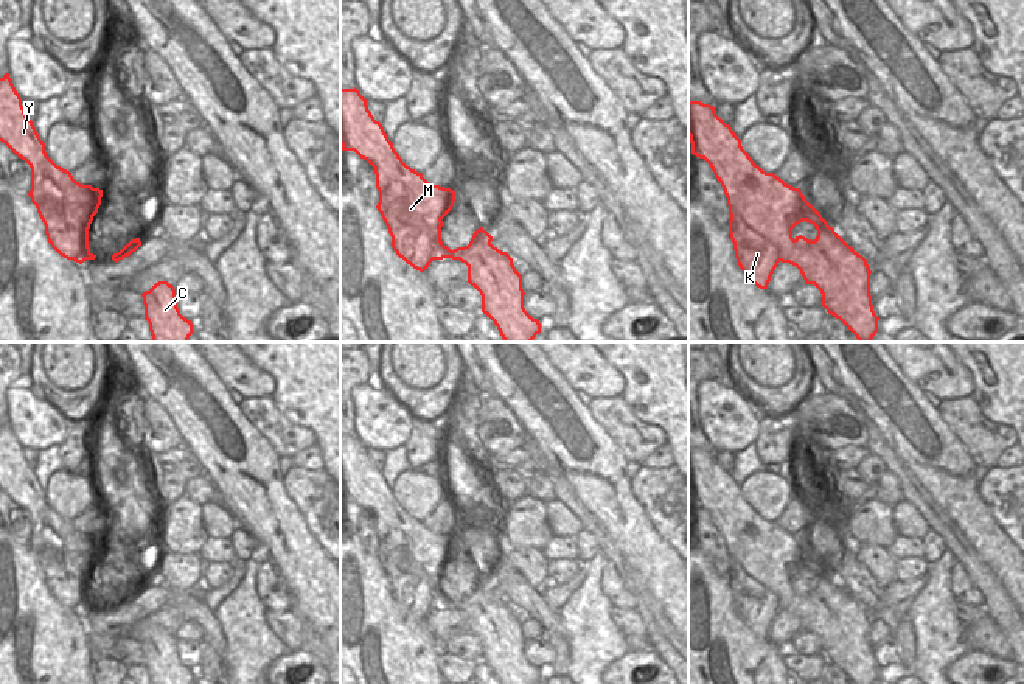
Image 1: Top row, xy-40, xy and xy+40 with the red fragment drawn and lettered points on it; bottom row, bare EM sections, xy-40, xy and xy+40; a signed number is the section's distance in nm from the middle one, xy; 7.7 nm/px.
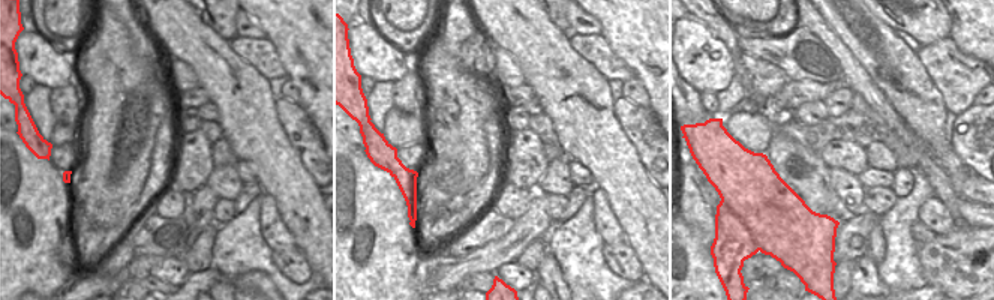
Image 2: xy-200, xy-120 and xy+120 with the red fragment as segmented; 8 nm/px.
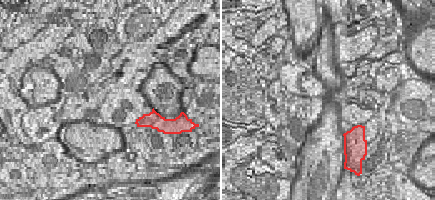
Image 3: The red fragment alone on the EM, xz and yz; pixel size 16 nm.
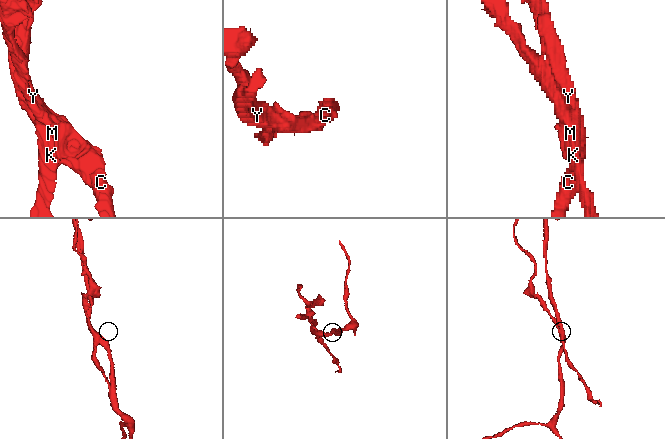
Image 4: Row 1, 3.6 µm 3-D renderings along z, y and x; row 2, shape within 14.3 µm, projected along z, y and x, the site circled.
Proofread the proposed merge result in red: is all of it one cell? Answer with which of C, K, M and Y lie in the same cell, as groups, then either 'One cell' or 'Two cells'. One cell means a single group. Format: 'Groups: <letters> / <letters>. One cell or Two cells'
Groups: C M Y / K. Two cells

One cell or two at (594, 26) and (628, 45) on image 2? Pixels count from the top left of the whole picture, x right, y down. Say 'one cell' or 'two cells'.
two cells

